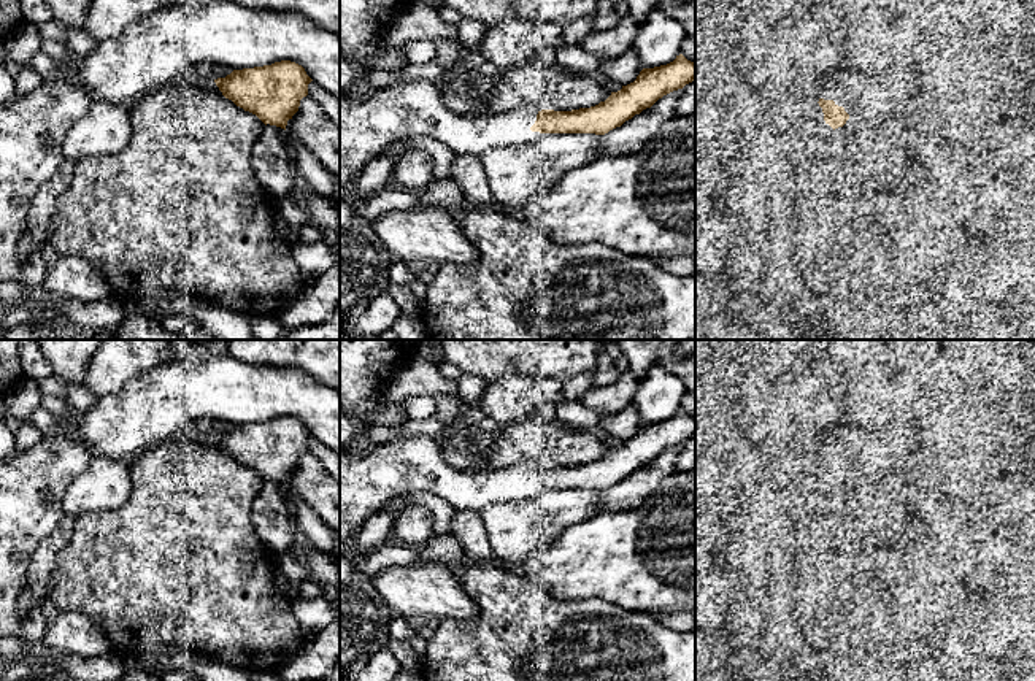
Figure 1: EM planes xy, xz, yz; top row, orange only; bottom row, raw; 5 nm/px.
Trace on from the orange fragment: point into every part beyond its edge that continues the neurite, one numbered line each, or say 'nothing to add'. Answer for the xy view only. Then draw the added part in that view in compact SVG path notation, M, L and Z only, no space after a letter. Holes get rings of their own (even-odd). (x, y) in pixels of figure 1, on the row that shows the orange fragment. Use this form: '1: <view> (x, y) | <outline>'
nothing to add

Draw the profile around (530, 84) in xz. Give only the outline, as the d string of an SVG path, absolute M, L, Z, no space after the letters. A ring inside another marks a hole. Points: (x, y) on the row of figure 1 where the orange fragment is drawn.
M532 60L486 83L483 113L502 114L521 106L571 111L595 106L610 95L598 75L579 75Z

